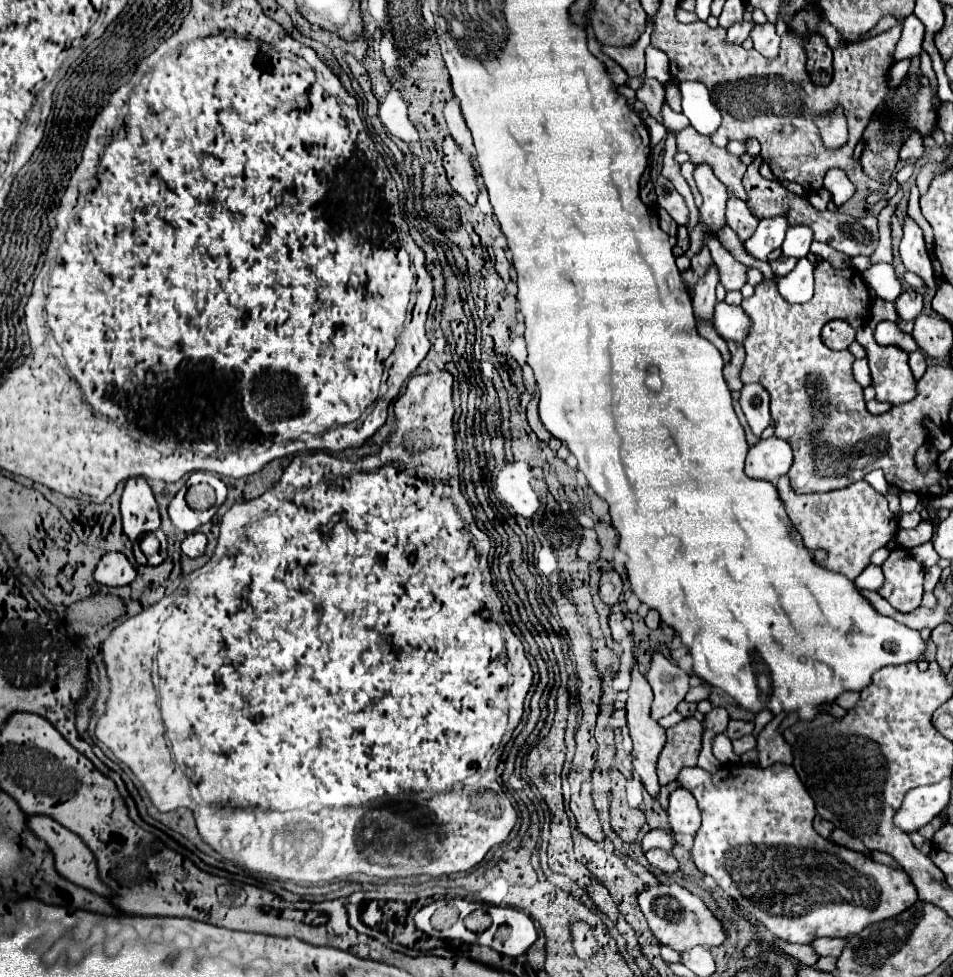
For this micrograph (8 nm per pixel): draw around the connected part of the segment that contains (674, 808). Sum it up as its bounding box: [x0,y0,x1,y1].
[666,788,700,836]

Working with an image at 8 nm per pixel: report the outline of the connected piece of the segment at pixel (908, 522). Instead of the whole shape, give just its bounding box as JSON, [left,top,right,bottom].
[899,511,922,529]

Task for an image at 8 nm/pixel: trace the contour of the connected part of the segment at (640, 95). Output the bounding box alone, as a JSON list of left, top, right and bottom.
[636,78,664,122]

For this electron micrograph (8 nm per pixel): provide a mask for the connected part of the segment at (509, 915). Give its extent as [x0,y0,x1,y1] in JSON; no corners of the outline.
[490,908,538,958]

